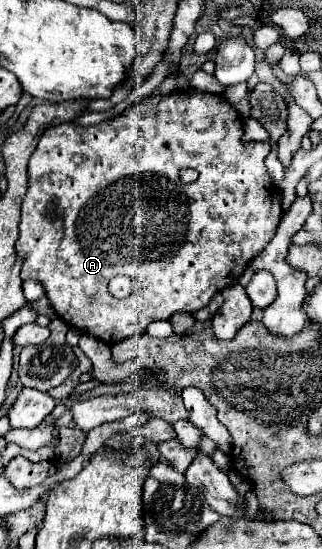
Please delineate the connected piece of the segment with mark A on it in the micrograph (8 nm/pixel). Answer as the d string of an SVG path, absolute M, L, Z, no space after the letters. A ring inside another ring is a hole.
M179 90L175 94L163 96L157 110L143 112L141 104L127 108L121 116L113 120L105 120L95 126L77 126L75 122L49 126L29 160L29 190L25 194L25 202L21 206L21 224L19 224L19 240L17 240L17 258L21 260L21 278L23 280L39 280L47 292L47 298L57 312L57 316L75 326L85 334L93 334L95 338L115 344L125 338L137 336L145 332L145 328L155 320L167 320L175 312L197 312L209 304L215 292L235 284L243 274L243 268L249 264L253 256L263 252L265 244L269 244L275 236L275 230L281 222L281 196L273 186L273 180L265 168L265 156L269 154L271 146L267 142L247 142L243 138L243 122L241 114L219 94L199 92L199 90ZM183 168L197 168L199 178L193 184L183 184L179 174ZM125 274L133 280L133 292L127 300L117 300L109 290L107 284L113 276Z

